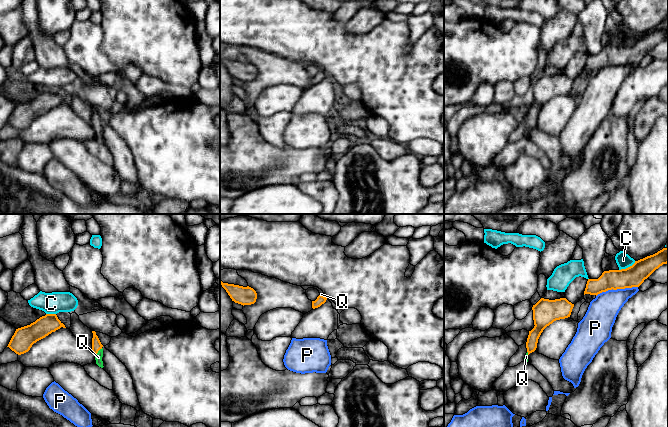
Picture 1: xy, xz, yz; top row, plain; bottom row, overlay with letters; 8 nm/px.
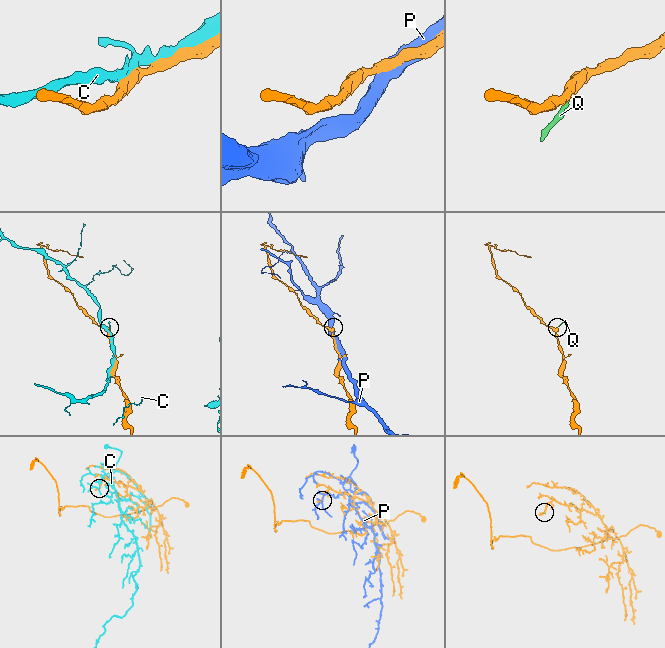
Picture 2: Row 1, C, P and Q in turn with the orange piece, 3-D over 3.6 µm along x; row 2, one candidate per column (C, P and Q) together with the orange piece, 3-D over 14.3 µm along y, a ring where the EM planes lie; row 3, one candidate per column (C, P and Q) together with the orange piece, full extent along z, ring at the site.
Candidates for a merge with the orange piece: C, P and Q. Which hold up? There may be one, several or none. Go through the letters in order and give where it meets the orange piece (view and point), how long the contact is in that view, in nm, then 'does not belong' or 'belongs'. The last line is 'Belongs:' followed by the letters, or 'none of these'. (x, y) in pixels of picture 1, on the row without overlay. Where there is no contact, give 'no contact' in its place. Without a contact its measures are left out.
C: meets orange in yz at (628, 43); contact 150 nm long; does not belong
P: meets orange in yz at (616, 65); contact 340 nm long; does not belong
Q: meets orange in xy at (97, 128); contact 90 nm long; belongs
Belongs: Q

